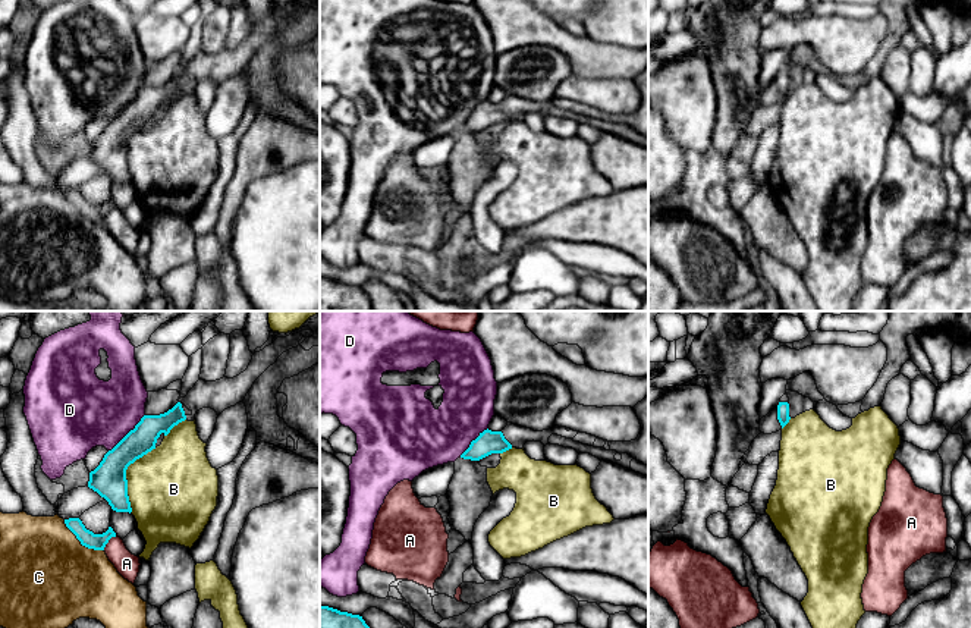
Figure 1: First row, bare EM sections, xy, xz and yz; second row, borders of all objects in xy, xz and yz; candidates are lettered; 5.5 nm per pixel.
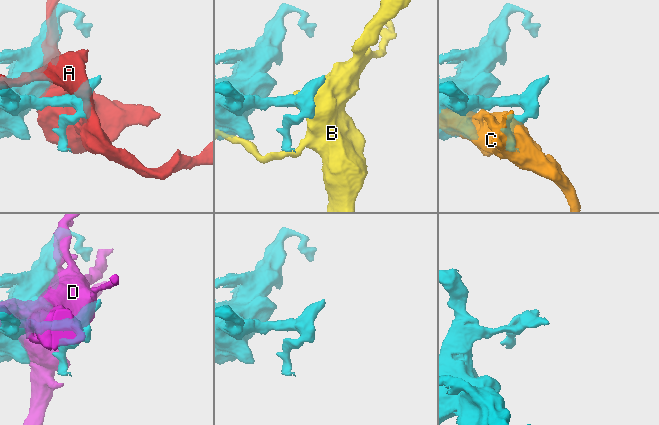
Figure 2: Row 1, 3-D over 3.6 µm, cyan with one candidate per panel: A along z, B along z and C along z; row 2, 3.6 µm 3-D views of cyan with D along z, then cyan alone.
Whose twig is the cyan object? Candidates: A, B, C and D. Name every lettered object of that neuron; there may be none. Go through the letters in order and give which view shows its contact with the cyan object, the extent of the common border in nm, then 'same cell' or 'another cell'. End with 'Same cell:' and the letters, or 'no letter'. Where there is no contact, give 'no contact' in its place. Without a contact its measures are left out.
A: contact in xy; length 110 nm; another cell
B: contact in xy; length 380 nm; another cell
C: contact in xy; length 280 nm; another cell
D: contact in xy; length 280 nm; another cell
Same cell: no letter

